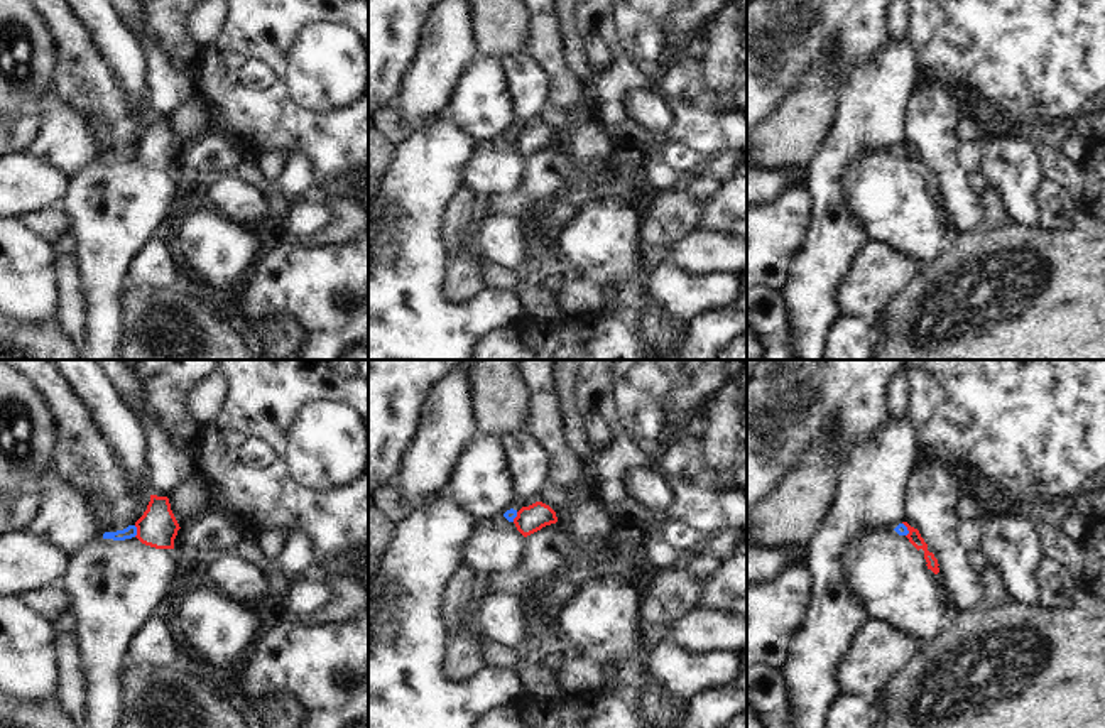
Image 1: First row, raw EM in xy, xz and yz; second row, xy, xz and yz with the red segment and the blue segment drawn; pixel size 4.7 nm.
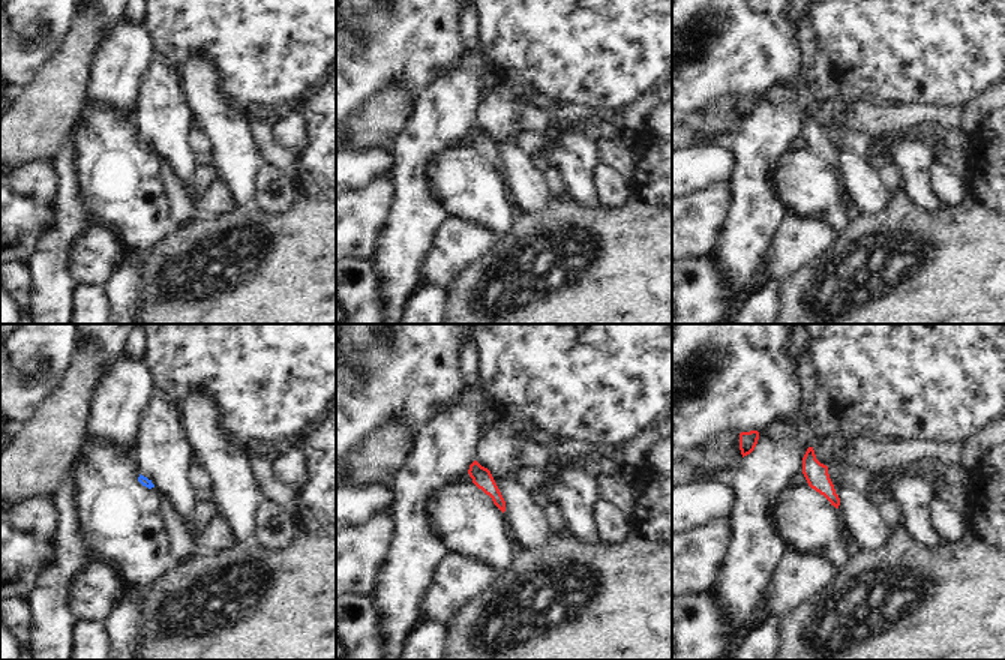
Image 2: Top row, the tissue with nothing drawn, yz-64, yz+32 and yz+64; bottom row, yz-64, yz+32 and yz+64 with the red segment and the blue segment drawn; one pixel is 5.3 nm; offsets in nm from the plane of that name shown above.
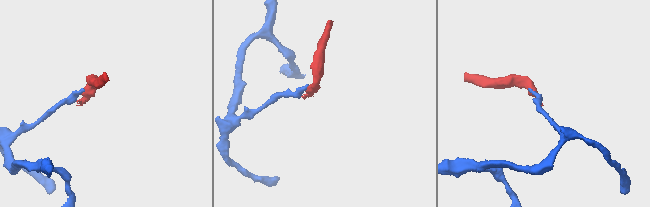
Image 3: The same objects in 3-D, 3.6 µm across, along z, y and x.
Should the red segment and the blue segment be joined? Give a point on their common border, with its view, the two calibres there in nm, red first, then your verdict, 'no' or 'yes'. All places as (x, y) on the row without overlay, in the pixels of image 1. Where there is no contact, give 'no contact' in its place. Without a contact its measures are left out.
contact xy (137, 152); calibres 190 and 60 nm; no

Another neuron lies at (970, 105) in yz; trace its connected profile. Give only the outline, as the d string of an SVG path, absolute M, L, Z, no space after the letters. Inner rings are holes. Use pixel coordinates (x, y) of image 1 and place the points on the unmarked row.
M965 91L960 98L961 111L973 117L977 122L988 123L990 118L997 118L999 113L992 111L987 105L978 101L972 91Z

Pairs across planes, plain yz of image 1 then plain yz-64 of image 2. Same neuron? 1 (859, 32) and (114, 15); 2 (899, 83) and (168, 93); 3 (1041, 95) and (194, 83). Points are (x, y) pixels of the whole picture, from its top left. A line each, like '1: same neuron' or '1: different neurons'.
1: same neuron
2: different neurons
3: different neurons

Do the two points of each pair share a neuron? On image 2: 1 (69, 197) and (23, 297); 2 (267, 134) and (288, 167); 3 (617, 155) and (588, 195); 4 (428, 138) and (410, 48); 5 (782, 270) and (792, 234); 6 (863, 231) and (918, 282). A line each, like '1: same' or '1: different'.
1: different
2: same
3: different
4: different
5: same
6: same

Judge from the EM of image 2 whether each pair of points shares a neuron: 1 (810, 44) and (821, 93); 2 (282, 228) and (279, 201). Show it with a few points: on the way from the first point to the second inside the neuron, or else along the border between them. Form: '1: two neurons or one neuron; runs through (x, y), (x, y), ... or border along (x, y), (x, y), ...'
1: one neuron; runs through (810, 56), (821, 81)
2: two neurons; border along (297, 194), (278, 213), (254, 204)

